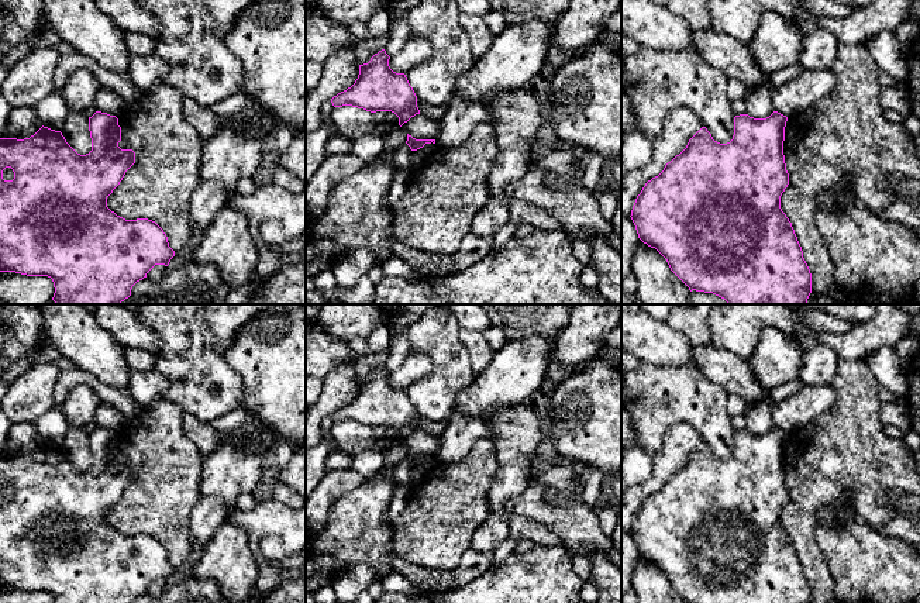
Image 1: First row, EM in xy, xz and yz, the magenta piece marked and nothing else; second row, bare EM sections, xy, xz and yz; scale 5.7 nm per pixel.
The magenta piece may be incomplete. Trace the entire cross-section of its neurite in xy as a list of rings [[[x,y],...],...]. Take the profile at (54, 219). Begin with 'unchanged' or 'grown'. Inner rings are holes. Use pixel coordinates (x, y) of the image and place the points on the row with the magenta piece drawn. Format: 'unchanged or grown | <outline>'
unchanged | [[[96,111],[89,117],[89,131],[92,151],[86,155],[77,154],[61,131],[44,125],[30,138],[0,138],[0,272],[51,278],[56,304],[120,304],[155,265],[168,266],[175,256],[155,221],[125,220],[107,207],[107,197],[135,163],[135,152],[118,147],[118,118]]]

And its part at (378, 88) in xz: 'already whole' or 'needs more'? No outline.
already whole

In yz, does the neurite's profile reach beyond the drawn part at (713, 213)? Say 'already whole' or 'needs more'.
already whole

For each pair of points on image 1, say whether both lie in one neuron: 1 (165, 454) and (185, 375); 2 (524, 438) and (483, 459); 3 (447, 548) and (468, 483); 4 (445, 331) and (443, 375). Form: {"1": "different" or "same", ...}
{"1": "different", "2": "different", "3": "same", "4": "same"}

